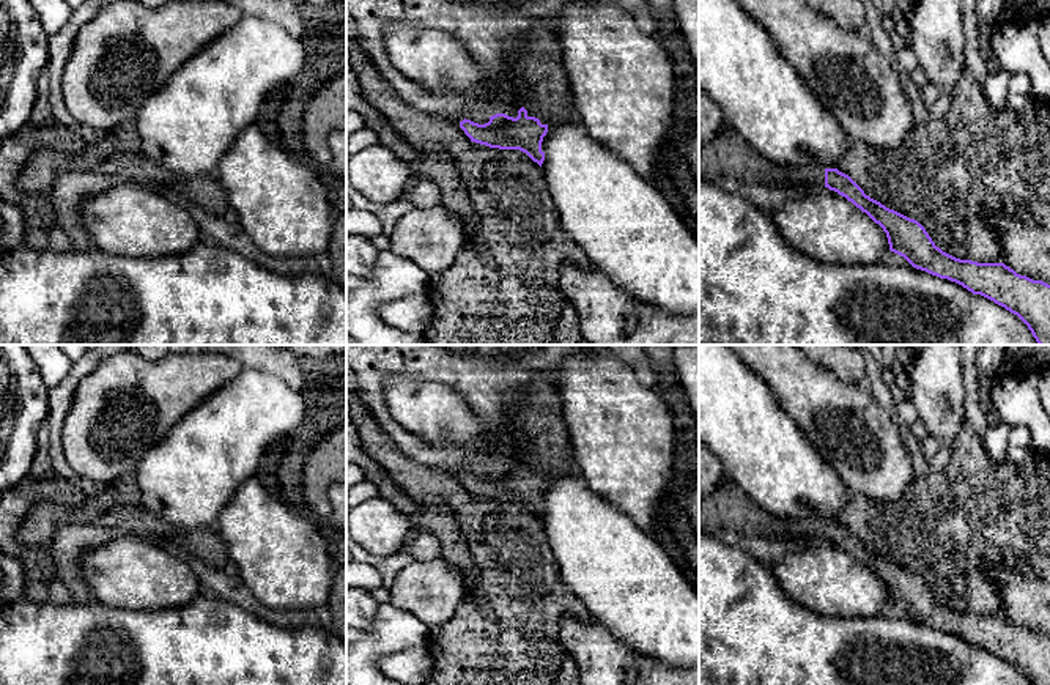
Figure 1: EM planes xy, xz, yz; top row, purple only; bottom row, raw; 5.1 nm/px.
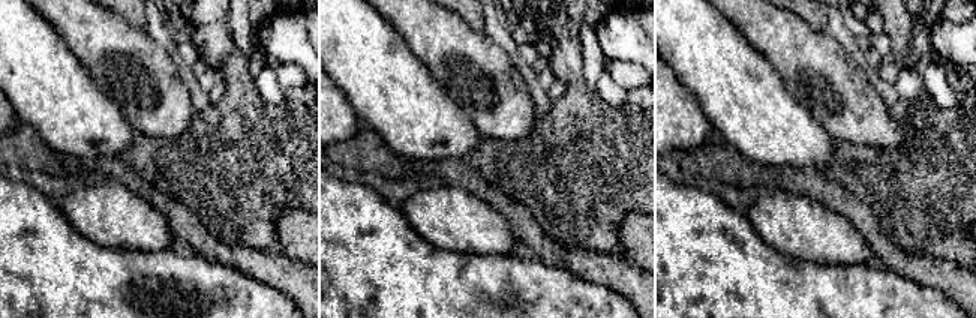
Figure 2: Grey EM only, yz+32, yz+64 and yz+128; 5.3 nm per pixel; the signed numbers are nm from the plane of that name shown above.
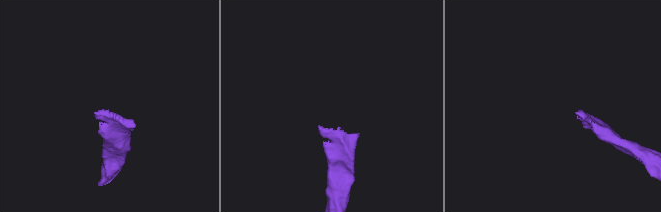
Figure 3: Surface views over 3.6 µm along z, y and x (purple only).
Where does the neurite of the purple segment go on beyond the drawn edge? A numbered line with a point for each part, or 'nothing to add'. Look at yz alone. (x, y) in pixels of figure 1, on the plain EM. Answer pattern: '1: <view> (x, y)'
1: yz (728, 507)

